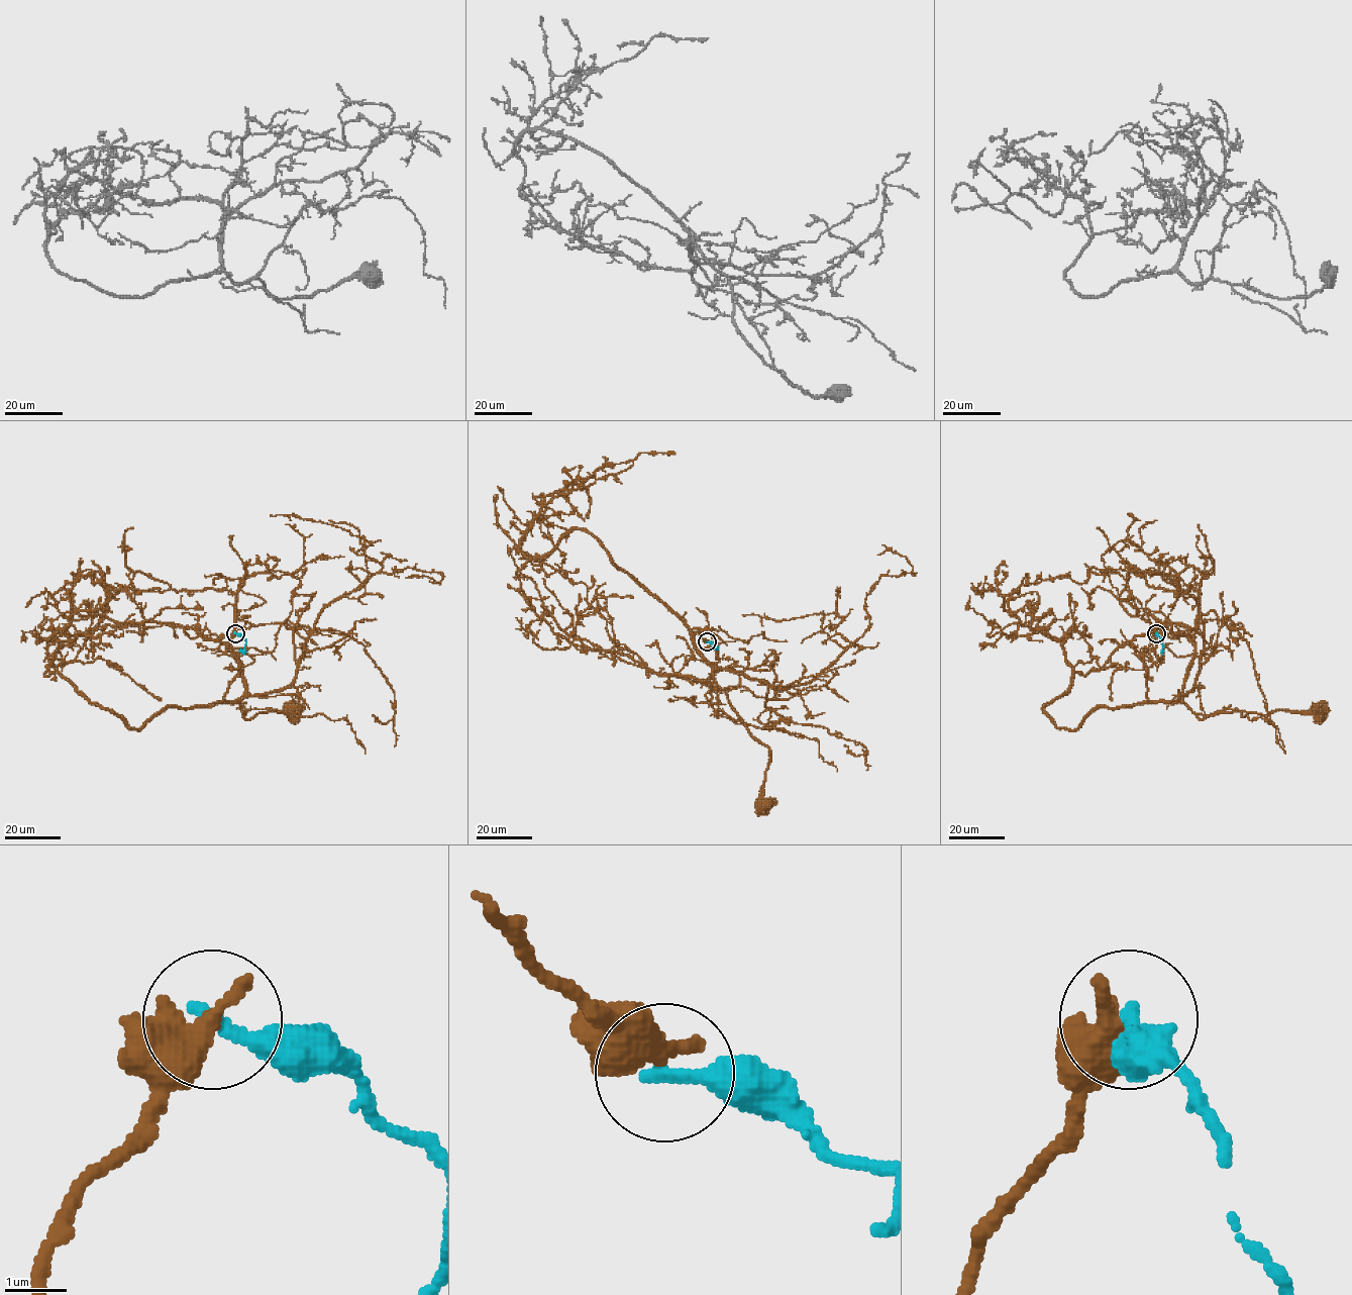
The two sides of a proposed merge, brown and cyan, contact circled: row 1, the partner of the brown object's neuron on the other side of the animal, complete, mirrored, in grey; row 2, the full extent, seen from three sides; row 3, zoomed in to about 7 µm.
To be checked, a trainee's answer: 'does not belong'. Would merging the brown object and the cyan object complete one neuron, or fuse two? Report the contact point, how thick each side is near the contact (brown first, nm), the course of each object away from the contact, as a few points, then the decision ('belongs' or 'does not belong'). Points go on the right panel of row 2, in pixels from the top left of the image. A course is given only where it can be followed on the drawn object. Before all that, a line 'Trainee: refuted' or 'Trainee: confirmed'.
Trainee: confirmed
place (1156, 633); calibres 550 and 280 nm; course brown (1155, 633), (1142, 653), (1150, 701), (1182, 701), (1201, 719), (1233, 711), (1262, 715), (1276, 710), (1320, 712); course cyan (1156, 633), (1163, 645), (1162, 652); does not belong

